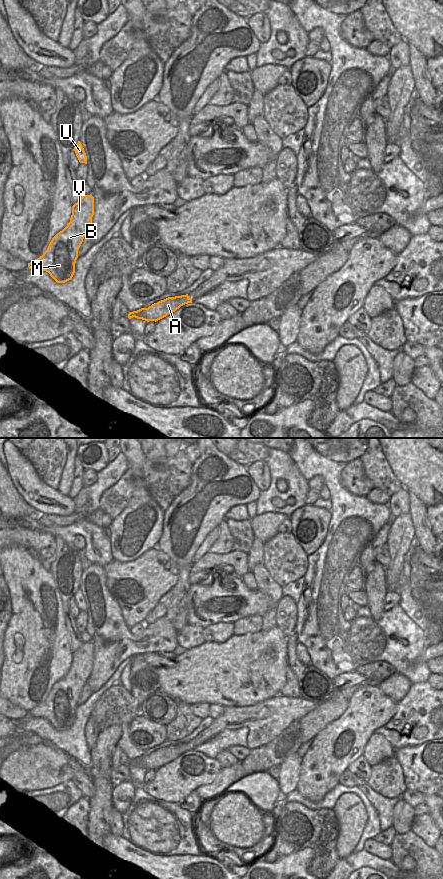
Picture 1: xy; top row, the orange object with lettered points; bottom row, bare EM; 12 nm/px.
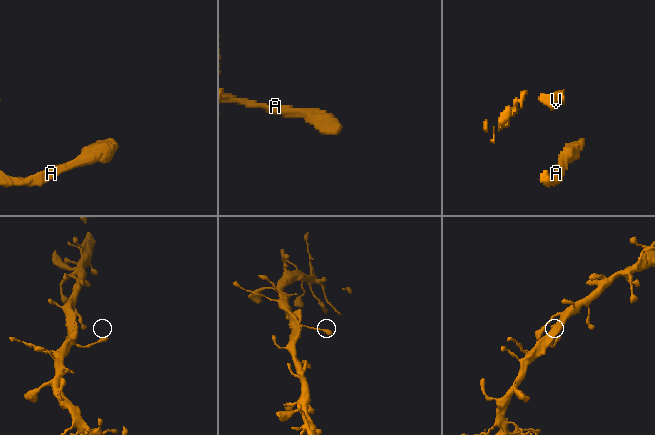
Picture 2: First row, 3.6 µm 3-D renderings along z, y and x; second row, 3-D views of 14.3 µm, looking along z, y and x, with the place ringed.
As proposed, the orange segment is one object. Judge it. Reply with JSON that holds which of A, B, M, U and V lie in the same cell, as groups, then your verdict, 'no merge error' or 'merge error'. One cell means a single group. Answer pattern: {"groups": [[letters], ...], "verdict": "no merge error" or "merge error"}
{"groups": [["A", "B", "M", "U", "V"]], "verdict": "no merge error"}

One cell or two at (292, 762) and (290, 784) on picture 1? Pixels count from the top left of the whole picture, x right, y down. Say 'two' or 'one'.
one

